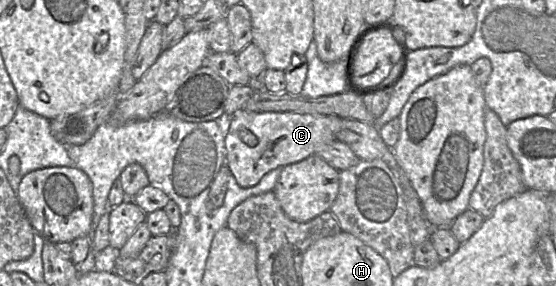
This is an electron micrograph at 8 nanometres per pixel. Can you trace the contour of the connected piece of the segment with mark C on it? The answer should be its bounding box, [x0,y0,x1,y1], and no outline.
[225,109,341,188]

